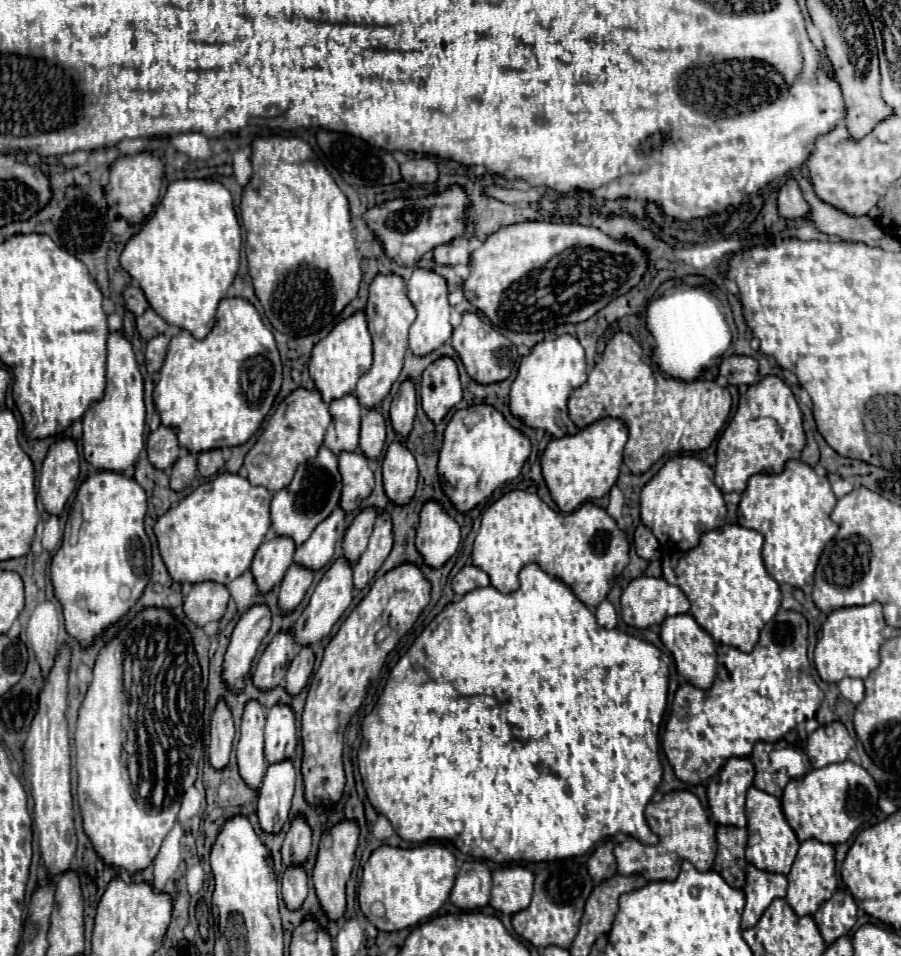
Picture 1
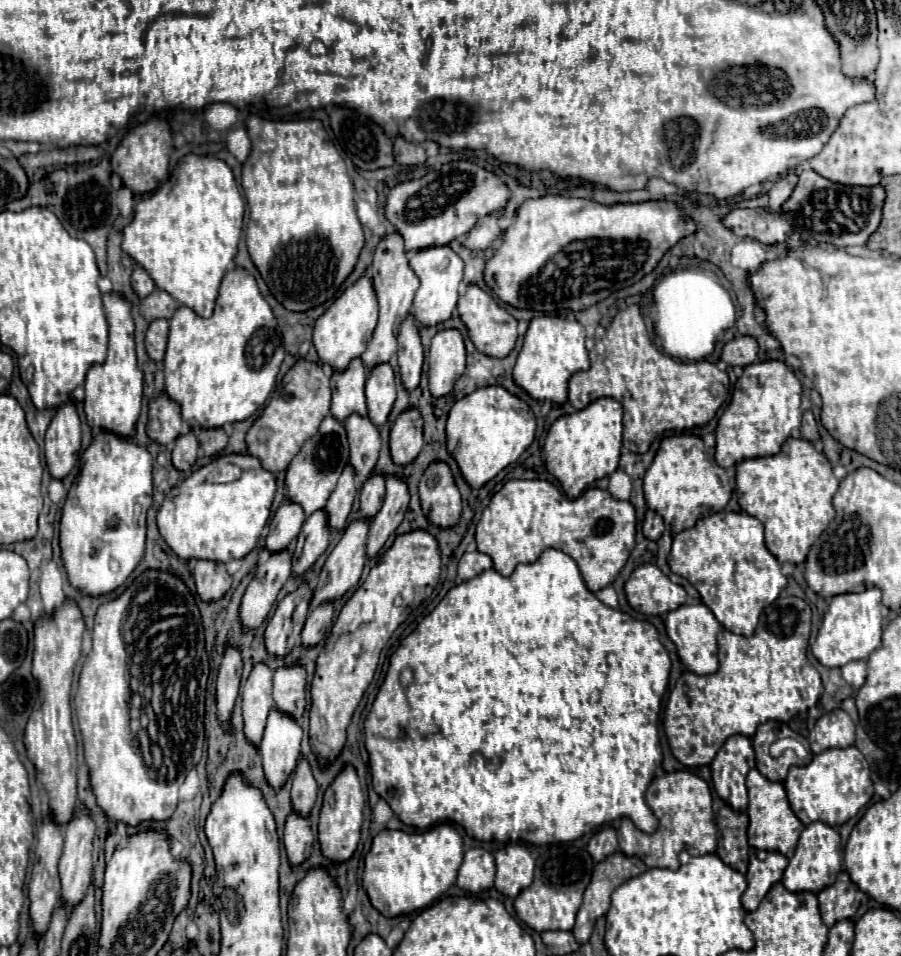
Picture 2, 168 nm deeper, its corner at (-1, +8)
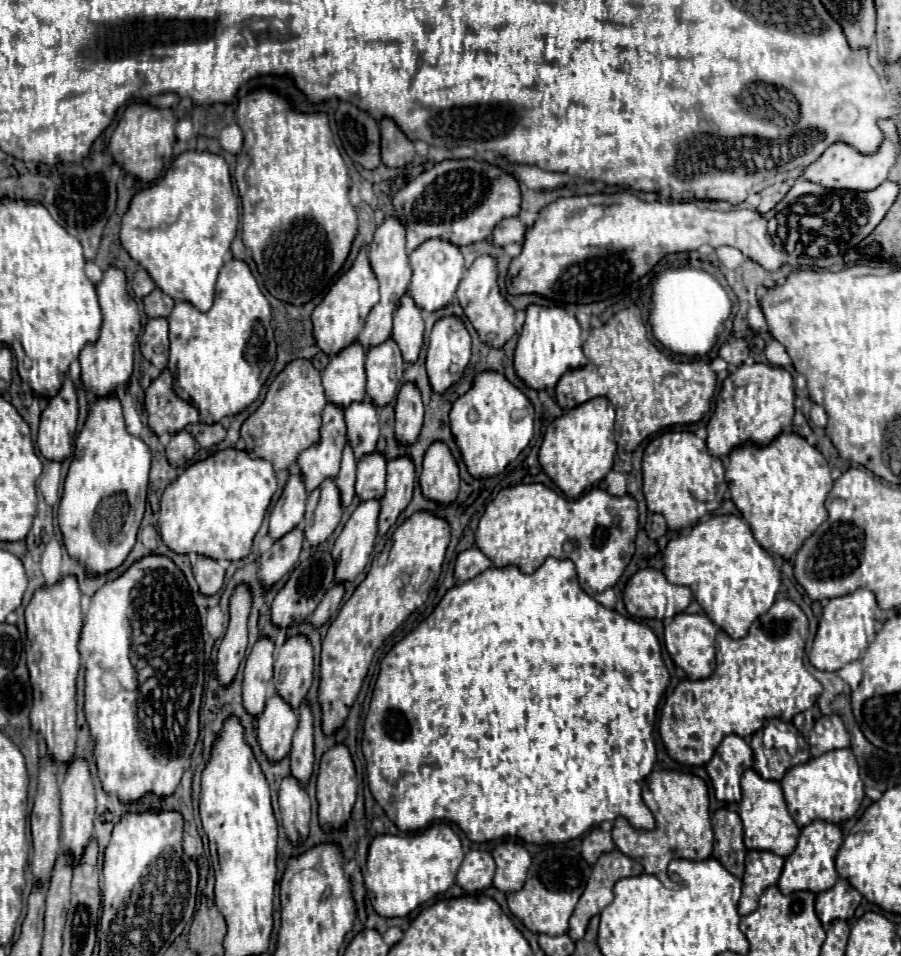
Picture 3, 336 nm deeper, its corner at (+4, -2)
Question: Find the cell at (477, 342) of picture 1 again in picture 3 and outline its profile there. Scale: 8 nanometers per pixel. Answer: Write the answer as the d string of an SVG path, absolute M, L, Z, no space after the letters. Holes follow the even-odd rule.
M479 256L473 266L465 272L459 288L457 288L457 302L461 304L465 316L473 324L475 332L479 334L481 342L503 348L507 340L515 334L515 310L503 300L499 286L497 286L497 268L491 256Z

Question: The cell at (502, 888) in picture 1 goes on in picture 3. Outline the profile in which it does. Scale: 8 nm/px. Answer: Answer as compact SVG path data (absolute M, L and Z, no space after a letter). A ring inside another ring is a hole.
M503 842L491 854L497 864L493 886L503 894L523 888L523 880L527 878L527 868L531 864L529 852L519 842Z

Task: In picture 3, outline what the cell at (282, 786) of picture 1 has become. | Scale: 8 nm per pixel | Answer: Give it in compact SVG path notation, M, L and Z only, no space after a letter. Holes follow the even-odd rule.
M273 694L267 700L265 712L257 718L257 740L269 762L279 762L289 756L297 726L299 718L295 710Z

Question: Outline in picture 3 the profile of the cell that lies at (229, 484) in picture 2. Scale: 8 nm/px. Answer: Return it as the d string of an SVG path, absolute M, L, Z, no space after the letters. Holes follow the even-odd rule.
M221 450L189 466L161 498L159 534L175 554L201 554L213 560L243 560L277 490L273 466L241 450Z

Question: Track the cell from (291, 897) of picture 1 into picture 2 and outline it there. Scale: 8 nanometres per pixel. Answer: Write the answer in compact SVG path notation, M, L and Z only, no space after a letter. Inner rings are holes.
M290 812L284 826L284 846L288 852L290 864L300 864L310 856L310 846L314 842L314 834L310 830L310 822L306 816L298 812Z

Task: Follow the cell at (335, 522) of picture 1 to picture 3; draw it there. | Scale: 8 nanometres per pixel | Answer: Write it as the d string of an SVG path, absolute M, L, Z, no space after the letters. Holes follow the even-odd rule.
M347 444L345 450L343 450L343 460L341 460L341 470L335 478L335 484L337 484L337 490L341 494L341 506L347 508L355 496L355 468L357 468L357 460L353 456L353 450L351 446Z

